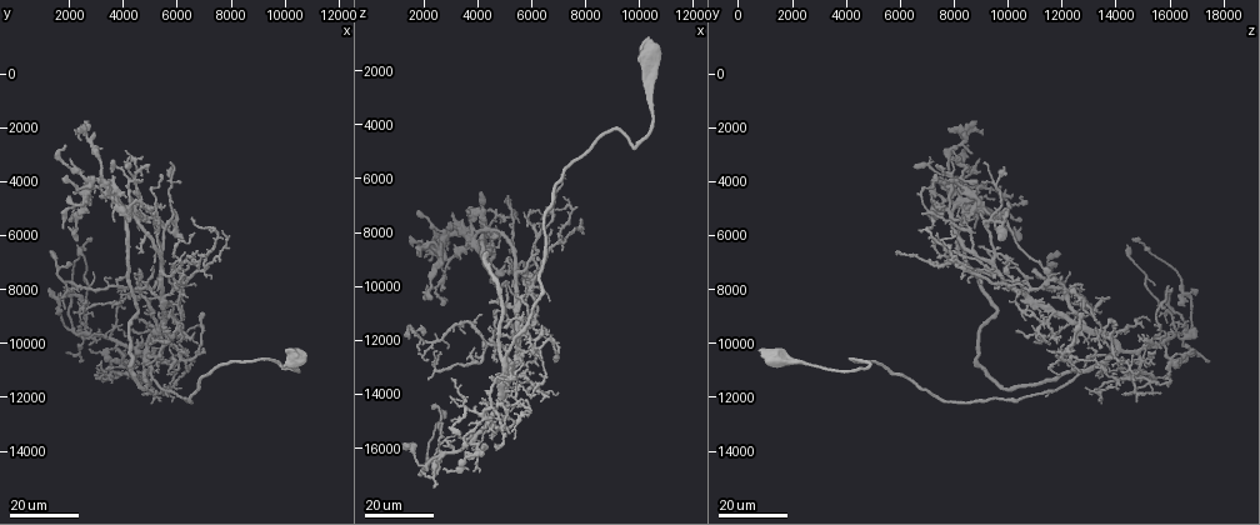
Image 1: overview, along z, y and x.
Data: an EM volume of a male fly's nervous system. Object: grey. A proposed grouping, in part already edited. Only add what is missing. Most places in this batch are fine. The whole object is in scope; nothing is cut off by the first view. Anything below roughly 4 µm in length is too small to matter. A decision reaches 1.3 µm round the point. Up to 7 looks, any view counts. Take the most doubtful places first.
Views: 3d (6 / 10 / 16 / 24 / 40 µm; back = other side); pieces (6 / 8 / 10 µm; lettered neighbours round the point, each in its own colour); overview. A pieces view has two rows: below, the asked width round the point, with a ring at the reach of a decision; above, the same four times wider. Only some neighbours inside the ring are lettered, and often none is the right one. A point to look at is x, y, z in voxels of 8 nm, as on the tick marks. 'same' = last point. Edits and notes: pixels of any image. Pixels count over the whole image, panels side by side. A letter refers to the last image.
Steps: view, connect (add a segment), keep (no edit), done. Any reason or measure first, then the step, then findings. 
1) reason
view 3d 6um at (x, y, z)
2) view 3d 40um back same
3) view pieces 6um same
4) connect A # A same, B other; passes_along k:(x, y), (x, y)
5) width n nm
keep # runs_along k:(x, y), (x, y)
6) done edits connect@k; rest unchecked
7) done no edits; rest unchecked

free end
view 3d 24um at (1800, 5700, 8800)

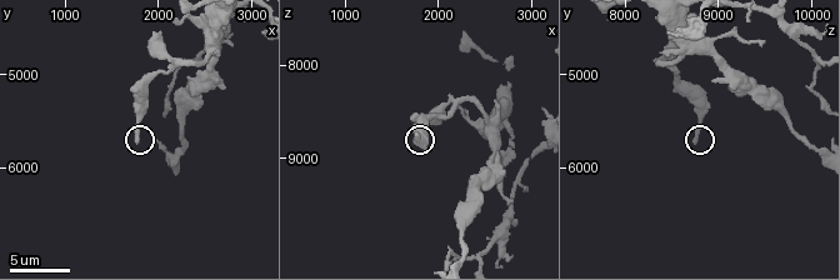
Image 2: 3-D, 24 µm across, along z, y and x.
view pieces 6um at (1800, 5700, 8750)

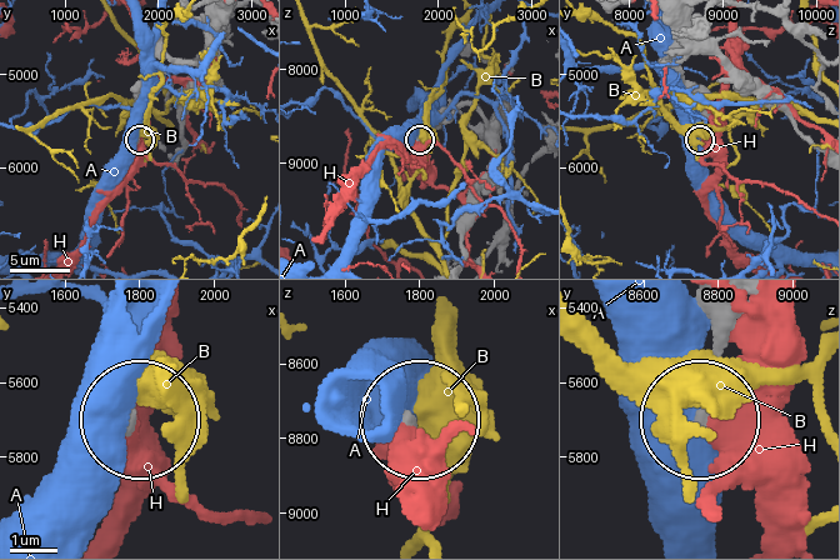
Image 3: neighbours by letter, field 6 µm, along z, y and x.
keep # A other, B other, H other; runs_along 3:(699, 301), (711, 336), (704, 416); none of them fits

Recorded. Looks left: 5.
branch stops here
view 3d 24um at (2900, 2900, 8600)

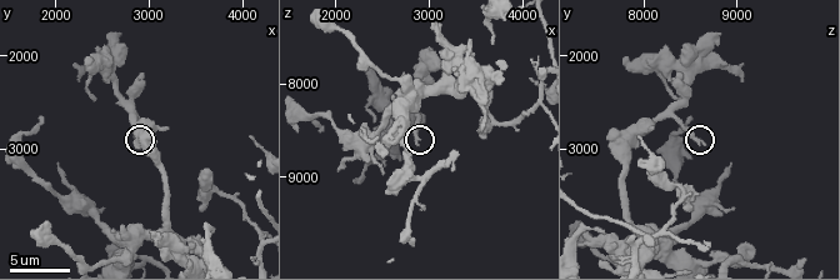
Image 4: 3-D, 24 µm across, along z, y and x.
view pieces 10um at (2850, 2950, 8650)

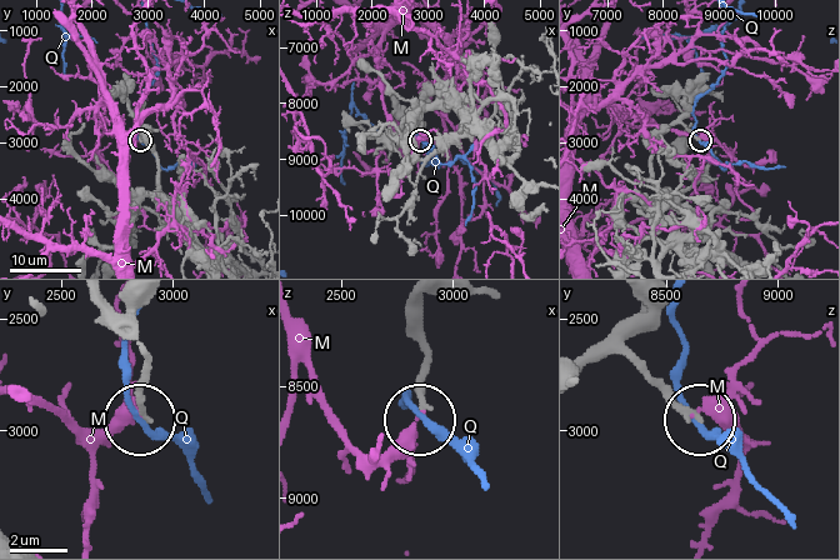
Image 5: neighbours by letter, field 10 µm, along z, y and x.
keep # M other, Q other; runs_along 5:(423, 305), (423, 418); none of them fits

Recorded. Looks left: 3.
free end
view 3d 16um at (3700, 5400, 7300)

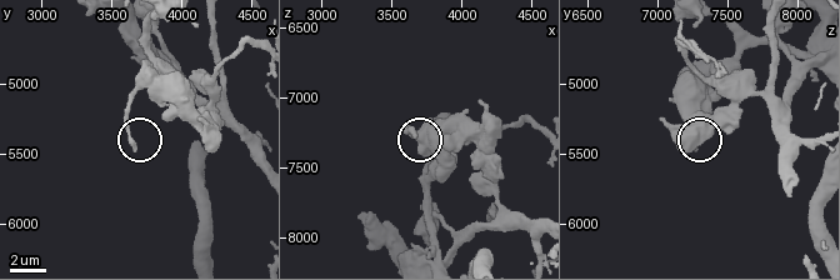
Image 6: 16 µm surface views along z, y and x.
view pieces 8um at (3660, 5460, 7280)

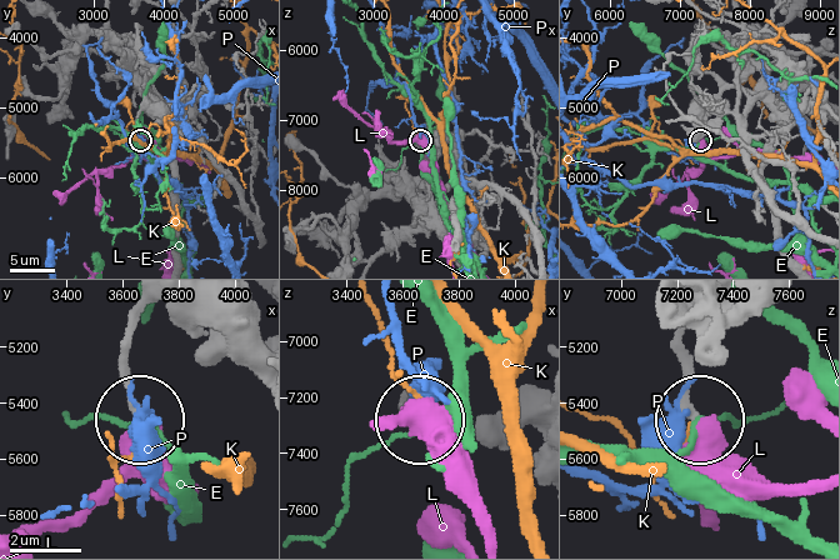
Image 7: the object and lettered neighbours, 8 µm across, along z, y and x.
keep # E other, K other, L other, P other; none of them fits

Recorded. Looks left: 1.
done no edits; rest unchecked

